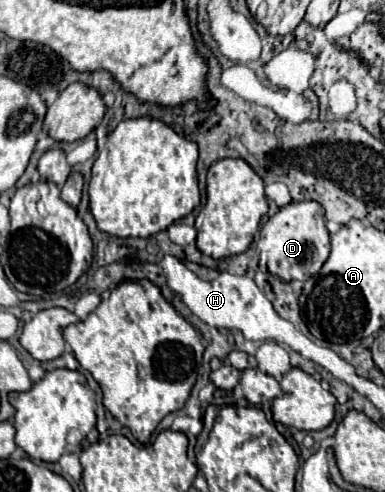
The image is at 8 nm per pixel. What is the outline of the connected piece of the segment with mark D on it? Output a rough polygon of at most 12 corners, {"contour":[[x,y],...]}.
{"contour":[[290,202],[260,230],[268,272],[318,274],[330,252],[324,208]]}

